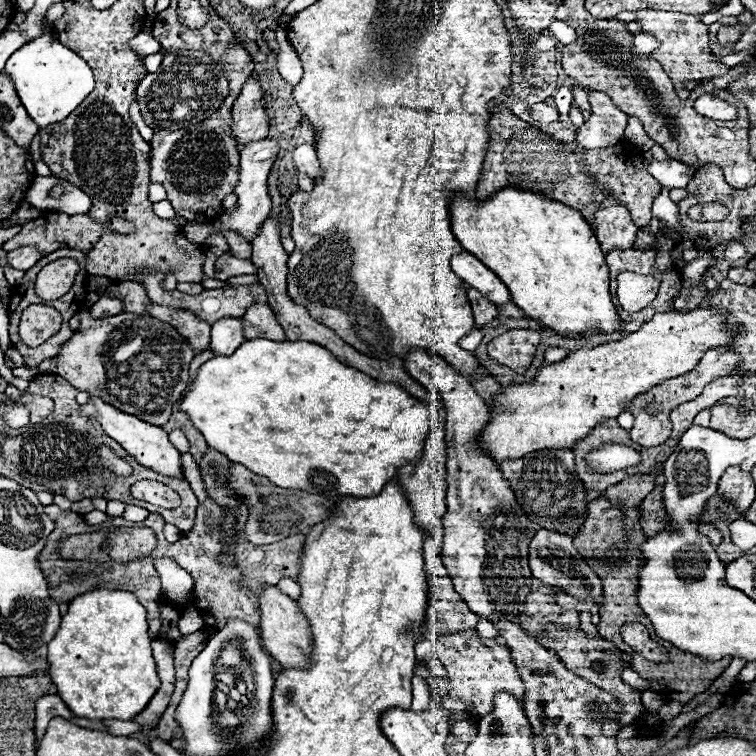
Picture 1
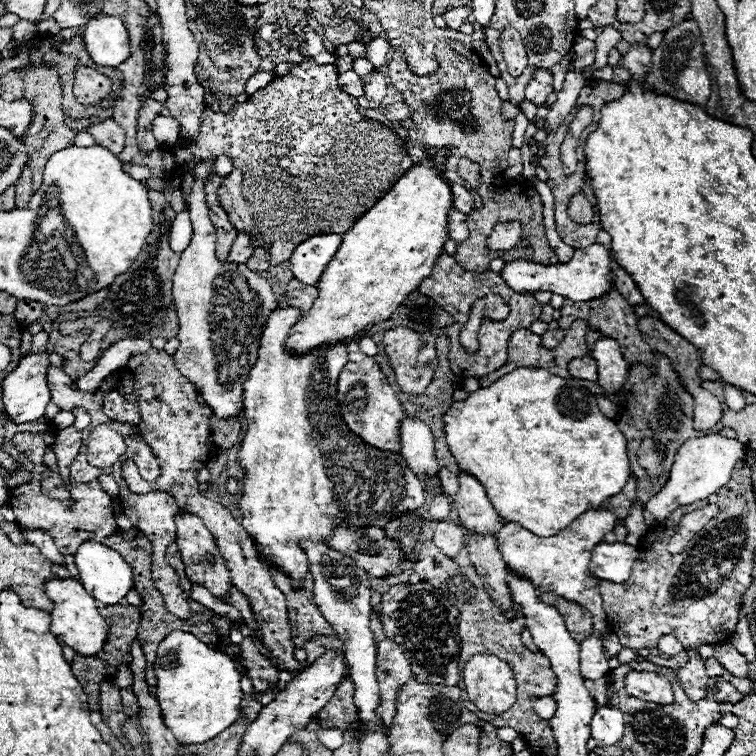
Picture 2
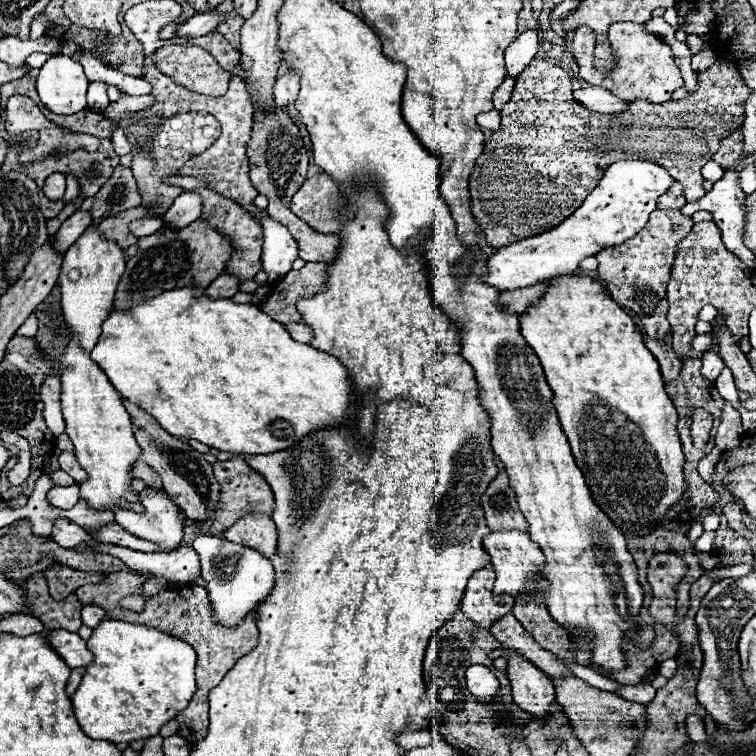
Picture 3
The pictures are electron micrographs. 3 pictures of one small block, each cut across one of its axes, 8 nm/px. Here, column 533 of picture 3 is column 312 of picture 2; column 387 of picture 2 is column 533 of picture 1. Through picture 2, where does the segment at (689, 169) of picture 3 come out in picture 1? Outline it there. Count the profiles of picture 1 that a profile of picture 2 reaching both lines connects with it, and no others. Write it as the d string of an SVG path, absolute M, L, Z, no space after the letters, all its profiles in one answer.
M498 106L494 110L494 116L488 124L490 128L490 148L484 156L482 166L482 180L478 182L478 202L484 202L486 198L492 198L498 190L512 186L520 190L528 190L540 196L548 196L550 200L562 202L578 212L582 208L594 204L595 182L584 172L574 148L566 146L564 142L552 138L550 134L530 126L528 122L514 116L508 108Z

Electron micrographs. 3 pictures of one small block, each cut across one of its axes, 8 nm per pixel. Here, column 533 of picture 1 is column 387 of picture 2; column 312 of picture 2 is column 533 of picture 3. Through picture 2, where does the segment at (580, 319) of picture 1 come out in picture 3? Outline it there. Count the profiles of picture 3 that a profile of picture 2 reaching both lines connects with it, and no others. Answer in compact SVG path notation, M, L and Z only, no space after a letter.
M570 274L570 276L558 276L554 280L548 280L546 282L548 288L542 296L542 300L538 300L534 306L530 306L522 316L520 316L520 332L522 336L528 340L528 344L534 348L534 352L538 354L540 362L542 362L542 368L544 368L544 374L546 374L546 380L550 384L550 388L554 390L554 406L558 410L558 416L560 416L560 424L562 424L562 430L564 434L568 436L570 440L570 446L572 446L572 454L576 458L576 464L582 468L584 476L586 476L586 482L588 482L588 488L596 500L596 504L610 516L610 520L624 530L626 538L636 538L636 536L646 536L656 524L660 524L664 520L664 514L680 500L682 492L686 490L686 482L684 482L684 474L682 474L682 464L684 464L684 454L682 454L682 448L680 448L680 438L678 438L678 432L676 432L676 426L678 426L678 416L676 416L676 408L672 404L672 400L668 398L666 394L666 388L664 388L664 380L662 380L662 374L658 370L658 362L656 358L652 356L652 352L646 348L644 344L644 338L638 330L638 326L634 324L634 320L622 310L622 306L612 300L610 292L606 292L606 288L594 280L594 278L588 278L588 276L576 276L576 274Z

